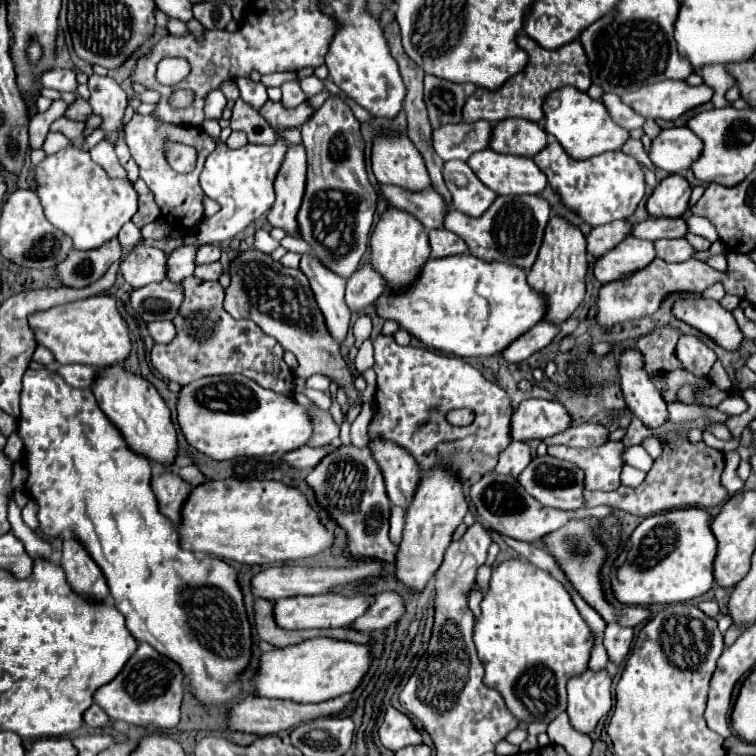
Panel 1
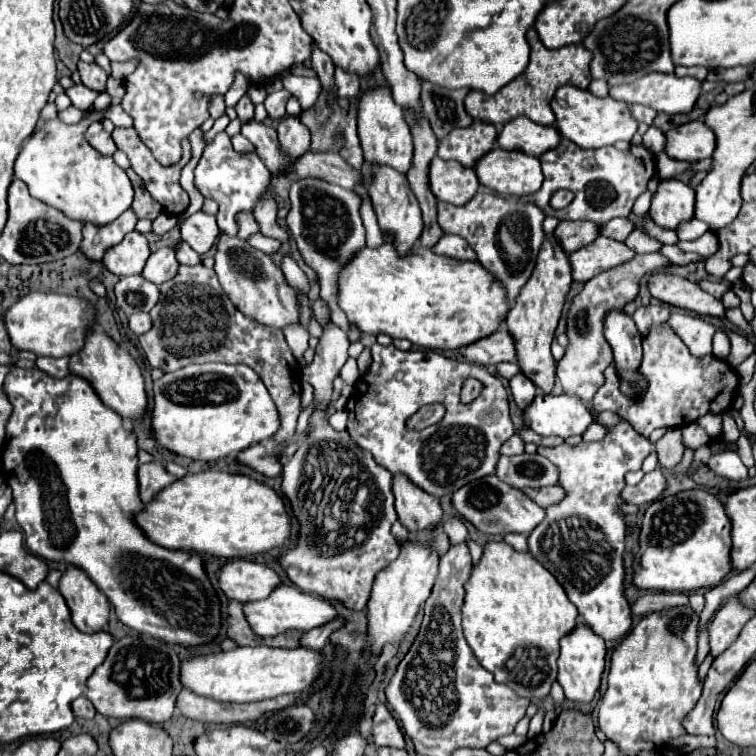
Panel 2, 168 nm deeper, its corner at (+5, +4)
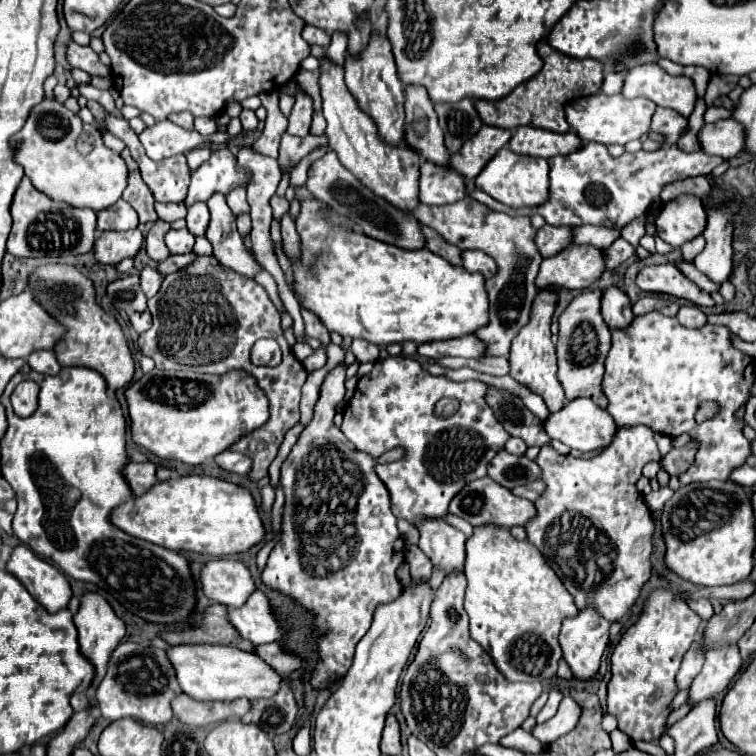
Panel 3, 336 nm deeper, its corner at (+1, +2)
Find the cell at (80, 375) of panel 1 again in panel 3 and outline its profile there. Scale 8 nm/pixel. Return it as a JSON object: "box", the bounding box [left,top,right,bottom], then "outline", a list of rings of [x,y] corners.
{"box":[28,351,60,375],"outline":[[[34,351],[28,357],[28,365],[36,373],[46,373],[46,375],[56,375],[60,371],[60,363],[56,361],[54,351]]]}

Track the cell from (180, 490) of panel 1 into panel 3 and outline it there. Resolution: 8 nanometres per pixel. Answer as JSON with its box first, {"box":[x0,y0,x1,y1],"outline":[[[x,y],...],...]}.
{"box":[124,463,156,495],"outline":[[[126,463],[124,467],[124,479],[128,481],[132,495],[142,495],[146,493],[154,483],[156,483],[156,465],[154,463]]]}

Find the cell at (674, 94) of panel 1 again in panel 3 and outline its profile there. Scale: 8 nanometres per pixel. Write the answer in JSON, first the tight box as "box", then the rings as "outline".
{"box":[622,65,696,117],"outline":[[[640,65],[626,73],[622,95],[628,99],[646,97],[658,107],[668,107],[690,117],[696,105],[696,89],[692,79],[668,75],[660,65]]]}

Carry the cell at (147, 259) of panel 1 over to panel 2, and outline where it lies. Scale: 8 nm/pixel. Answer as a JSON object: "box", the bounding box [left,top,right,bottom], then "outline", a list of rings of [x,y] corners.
{"box":[102,231,150,277],"outline":[[[132,231],[122,239],[122,243],[110,247],[102,261],[114,275],[126,277],[126,275],[140,275],[148,257],[150,247],[146,237]]]}

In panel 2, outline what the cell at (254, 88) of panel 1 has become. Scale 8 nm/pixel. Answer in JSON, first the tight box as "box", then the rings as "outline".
{"box":[236,95,254,121],"outline":[[[244,95],[238,103],[236,103],[236,111],[238,111],[238,119],[240,121],[250,121],[254,117],[254,103],[248,99],[248,95]]]}

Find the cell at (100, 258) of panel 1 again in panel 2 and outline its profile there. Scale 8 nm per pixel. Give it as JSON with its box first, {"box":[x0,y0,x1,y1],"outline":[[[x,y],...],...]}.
{"box":[80,209,138,261],"outline":[[[132,209],[124,211],[114,223],[108,223],[106,227],[94,227],[92,223],[86,223],[82,229],[82,243],[80,251],[90,259],[90,261],[102,261],[104,253],[120,243],[126,233],[134,231],[134,225],[138,223],[138,217],[134,215]]]}

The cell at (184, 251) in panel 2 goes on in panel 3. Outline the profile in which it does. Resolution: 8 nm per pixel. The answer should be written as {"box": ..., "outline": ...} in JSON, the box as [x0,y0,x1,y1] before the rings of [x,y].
{"box":[164,229,194,255],"outline":[[[170,229],[164,237],[168,249],[178,255],[178,253],[190,253],[192,251],[192,245],[194,245],[194,235],[188,231],[188,229],[180,229],[180,231],[174,231]]]}

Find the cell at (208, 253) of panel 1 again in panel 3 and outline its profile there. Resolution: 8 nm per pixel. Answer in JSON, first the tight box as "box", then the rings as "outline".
{"box":[186,203,210,235],"outline":[[[194,203],[188,207],[186,223],[188,223],[188,231],[192,235],[204,235],[208,221],[210,221],[210,213],[208,213],[206,203]]]}

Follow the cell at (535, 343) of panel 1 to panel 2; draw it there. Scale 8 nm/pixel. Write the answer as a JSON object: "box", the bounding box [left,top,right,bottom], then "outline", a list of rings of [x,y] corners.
{"box":[460,325,516,367],"outline":[[[502,325],[496,333],[460,349],[462,355],[478,365],[484,367],[492,367],[504,361],[516,361],[516,353],[514,353],[514,337],[510,335],[510,331]]]}

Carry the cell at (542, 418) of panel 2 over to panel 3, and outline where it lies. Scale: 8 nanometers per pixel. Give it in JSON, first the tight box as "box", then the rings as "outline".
{"box":[544,399,618,451],"outline":[[[574,399],[570,403],[566,403],[560,411],[552,413],[548,417],[548,421],[544,421],[544,429],[552,439],[558,439],[572,449],[594,451],[594,449],[608,447],[610,441],[614,441],[614,433],[616,433],[618,425],[610,417],[610,413],[606,413],[604,409],[594,405],[590,399]]]}

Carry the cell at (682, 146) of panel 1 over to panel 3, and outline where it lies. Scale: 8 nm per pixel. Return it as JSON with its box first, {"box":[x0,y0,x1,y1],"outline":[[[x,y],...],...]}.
{"box":[698,117,746,159],"outline":[[[732,117],[720,119],[712,125],[704,125],[698,133],[702,151],[708,155],[720,155],[730,159],[738,155],[746,147],[746,131],[744,125],[734,121]]]}

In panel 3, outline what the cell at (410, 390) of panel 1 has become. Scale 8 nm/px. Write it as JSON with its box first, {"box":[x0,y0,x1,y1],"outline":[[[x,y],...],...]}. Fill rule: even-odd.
{"box":[342,355,510,525],"outline":[[[396,355],[396,357],[384,357],[378,359],[372,373],[364,375],[358,385],[356,393],[350,399],[350,403],[344,409],[344,421],[342,421],[342,433],[356,445],[358,451],[368,453],[372,459],[378,459],[384,451],[402,445],[408,447],[408,453],[404,459],[386,463],[386,465],[374,465],[376,475],[382,479],[390,493],[392,513],[398,519],[406,519],[412,525],[420,525],[428,519],[444,519],[448,513],[448,503],[452,497],[466,485],[468,479],[480,479],[486,477],[486,465],[492,461],[492,457],[504,449],[504,443],[510,439],[506,429],[498,423],[492,409],[484,403],[486,385],[482,381],[450,381],[444,375],[430,375],[422,369],[422,365],[410,357]],[[442,397],[456,397],[460,399],[460,409],[452,417],[438,419],[434,415],[434,405]]]}

